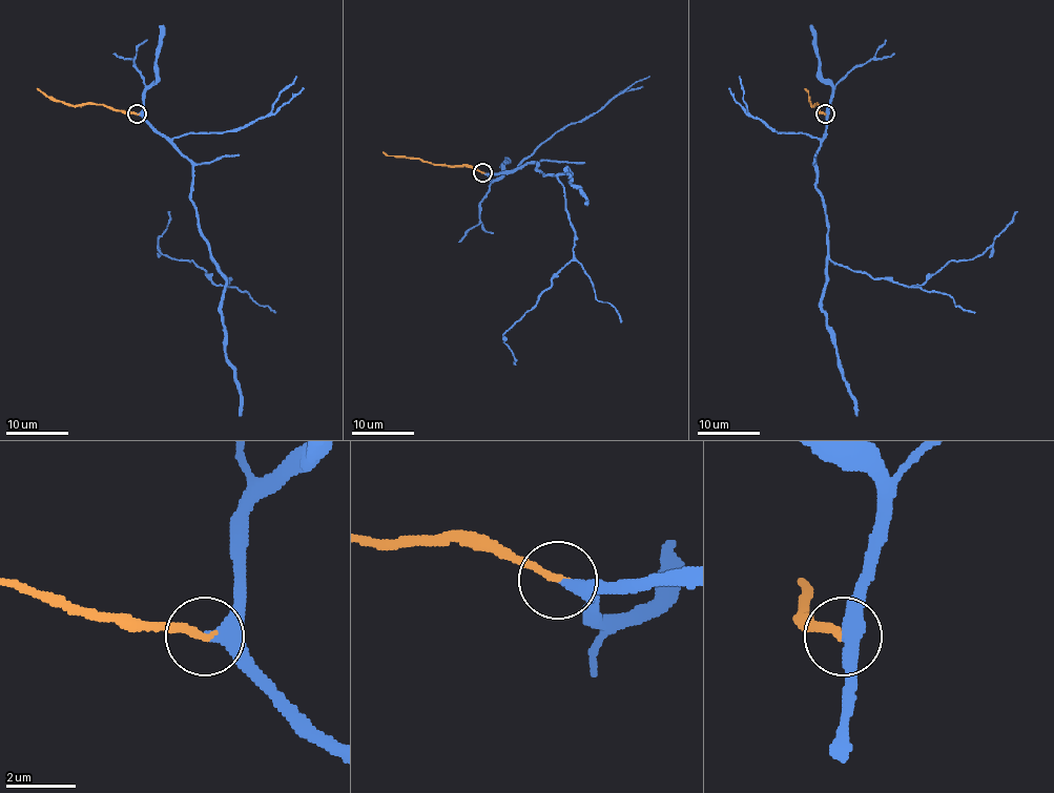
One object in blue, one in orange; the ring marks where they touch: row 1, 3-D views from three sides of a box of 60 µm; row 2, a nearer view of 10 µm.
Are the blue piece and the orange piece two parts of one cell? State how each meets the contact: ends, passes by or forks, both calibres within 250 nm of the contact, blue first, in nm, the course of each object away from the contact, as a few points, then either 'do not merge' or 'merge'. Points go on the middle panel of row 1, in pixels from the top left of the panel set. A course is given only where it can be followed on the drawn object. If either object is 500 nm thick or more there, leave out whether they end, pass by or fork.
blue passes by; orange ends there; 280 nm thick on the blue side, 220 nm on the other; blue runs (483, 173), (536, 164), (554, 174), (574, 231), (573, 257), (505, 331), (513, 364); orange runs (483, 173), (464, 165), (392, 155), (383, 151); merge

